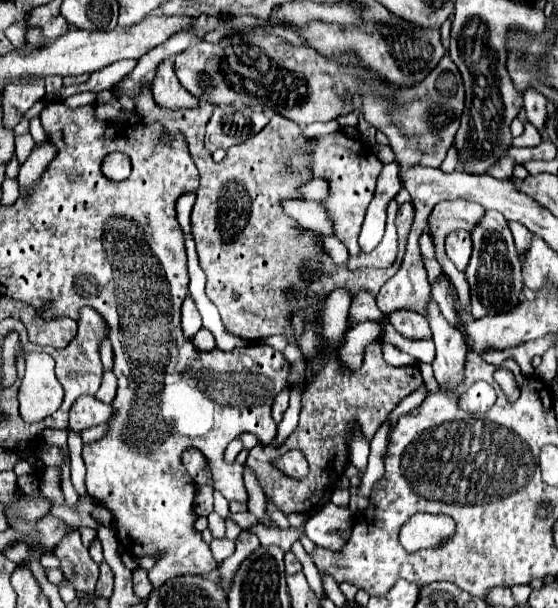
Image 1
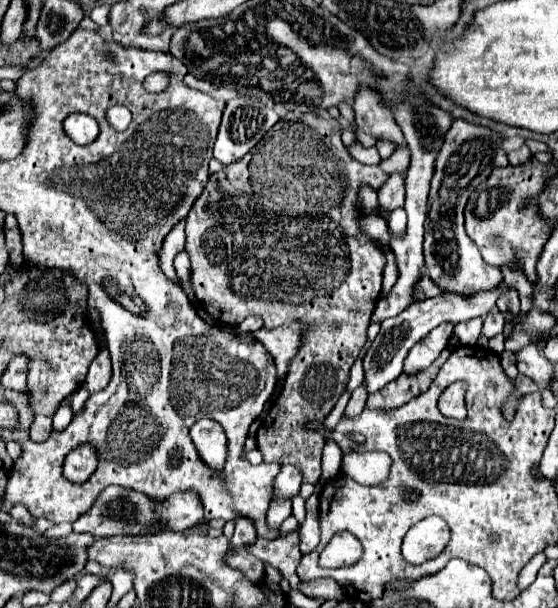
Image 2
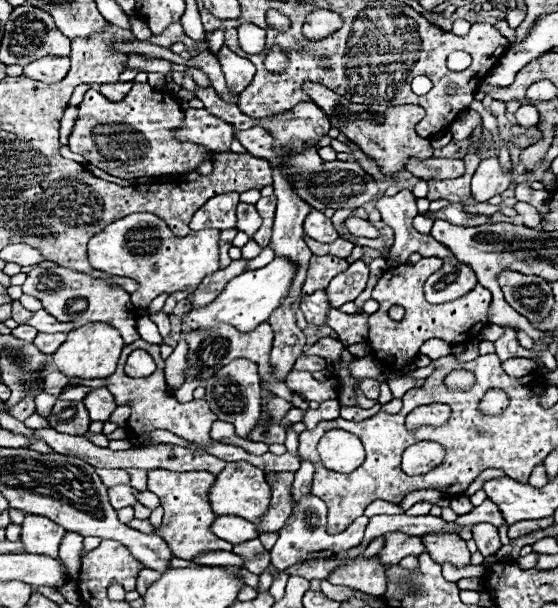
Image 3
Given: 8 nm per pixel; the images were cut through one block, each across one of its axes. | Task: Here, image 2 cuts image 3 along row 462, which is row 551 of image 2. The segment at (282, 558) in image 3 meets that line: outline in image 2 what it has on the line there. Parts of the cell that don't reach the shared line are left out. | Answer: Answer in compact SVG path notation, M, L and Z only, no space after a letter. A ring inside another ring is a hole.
M312 494L306 500L306 520L300 528L300 550L310 554L320 542L320 522L318 522L318 496Z

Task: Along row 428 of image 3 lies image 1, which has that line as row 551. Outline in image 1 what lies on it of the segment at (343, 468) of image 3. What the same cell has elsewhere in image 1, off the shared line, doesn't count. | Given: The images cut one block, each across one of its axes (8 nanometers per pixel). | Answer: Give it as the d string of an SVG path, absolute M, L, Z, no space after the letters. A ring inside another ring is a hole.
M326 502L318 512L314 512L308 518L306 534L314 544L332 552L340 552L346 546L342 532L348 530L350 524L352 524L352 512L346 506Z

